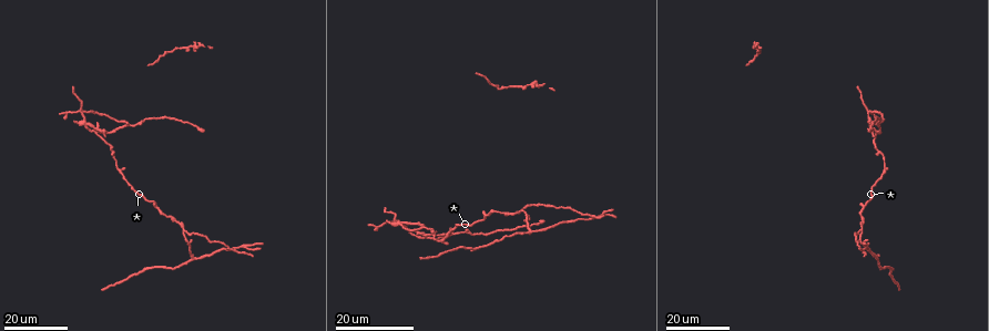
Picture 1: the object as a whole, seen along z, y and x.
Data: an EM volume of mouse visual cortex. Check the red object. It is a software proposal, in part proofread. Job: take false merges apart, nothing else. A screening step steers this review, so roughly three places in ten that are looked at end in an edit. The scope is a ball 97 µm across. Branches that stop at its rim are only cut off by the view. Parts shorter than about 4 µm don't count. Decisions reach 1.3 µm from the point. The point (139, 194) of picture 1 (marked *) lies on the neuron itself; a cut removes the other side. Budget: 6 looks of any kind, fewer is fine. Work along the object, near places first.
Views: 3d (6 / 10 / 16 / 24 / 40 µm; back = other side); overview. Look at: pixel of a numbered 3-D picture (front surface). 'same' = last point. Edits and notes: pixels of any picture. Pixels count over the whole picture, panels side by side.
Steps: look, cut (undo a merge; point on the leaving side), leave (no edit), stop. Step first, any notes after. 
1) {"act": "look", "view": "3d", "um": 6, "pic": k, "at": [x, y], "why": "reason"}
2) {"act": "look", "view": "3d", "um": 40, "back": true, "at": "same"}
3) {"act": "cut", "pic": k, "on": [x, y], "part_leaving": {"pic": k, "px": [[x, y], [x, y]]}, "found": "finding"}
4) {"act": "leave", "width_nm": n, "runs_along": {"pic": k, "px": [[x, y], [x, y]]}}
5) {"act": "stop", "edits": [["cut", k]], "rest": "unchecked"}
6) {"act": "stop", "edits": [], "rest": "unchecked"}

{"act": "look", "view": "3d", "um": 24, "pic": 1, "at": [95, 132], "why": "three arms meet"}

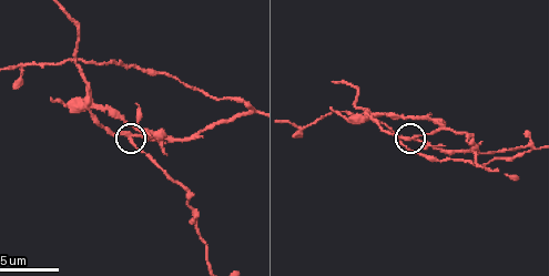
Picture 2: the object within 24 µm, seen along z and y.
{"act": "look", "view": "3d", "um": 10, "pic": 2, "at": [408, 140]}

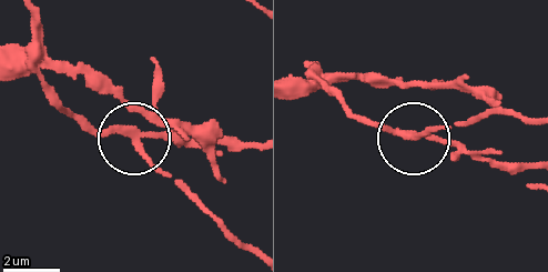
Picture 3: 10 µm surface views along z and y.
{"act": "cut", "pic": 3, "on": [171, 137], "side_arm_um": 18, "part_leaving": {"pic": 3, "px": [[136, 131], [255, 145]]}, "found": "a second neuron is stuck on"}

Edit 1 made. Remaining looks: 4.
{"act": "look", "view": "3d", "um": 16, "pic": 2, "at": [95, 107], "why": "four-way junction"}

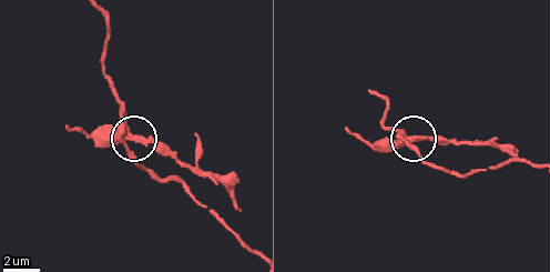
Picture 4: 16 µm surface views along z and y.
{"act": "look", "view": "3d", "um": 16, "back": true, "pic": 4, "at": [412, 138]}

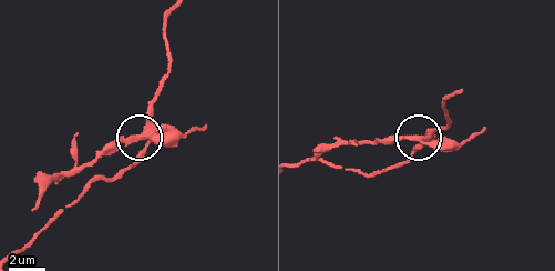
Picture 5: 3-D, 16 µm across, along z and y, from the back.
{"act": "cut", "pic": 5, "on": [454, 142], "width_nm": 330, "part_leaving": {"pic": 5, "px": [[145, 133], [120, 136], [89, 162], [62, 174], [32, 209]]}, "found": "a second neuron is stuck on"}

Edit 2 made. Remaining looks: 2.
{"act": "stop", "edits": [["cut", 3], ["cut", 5]], "rest": "unchecked"}

